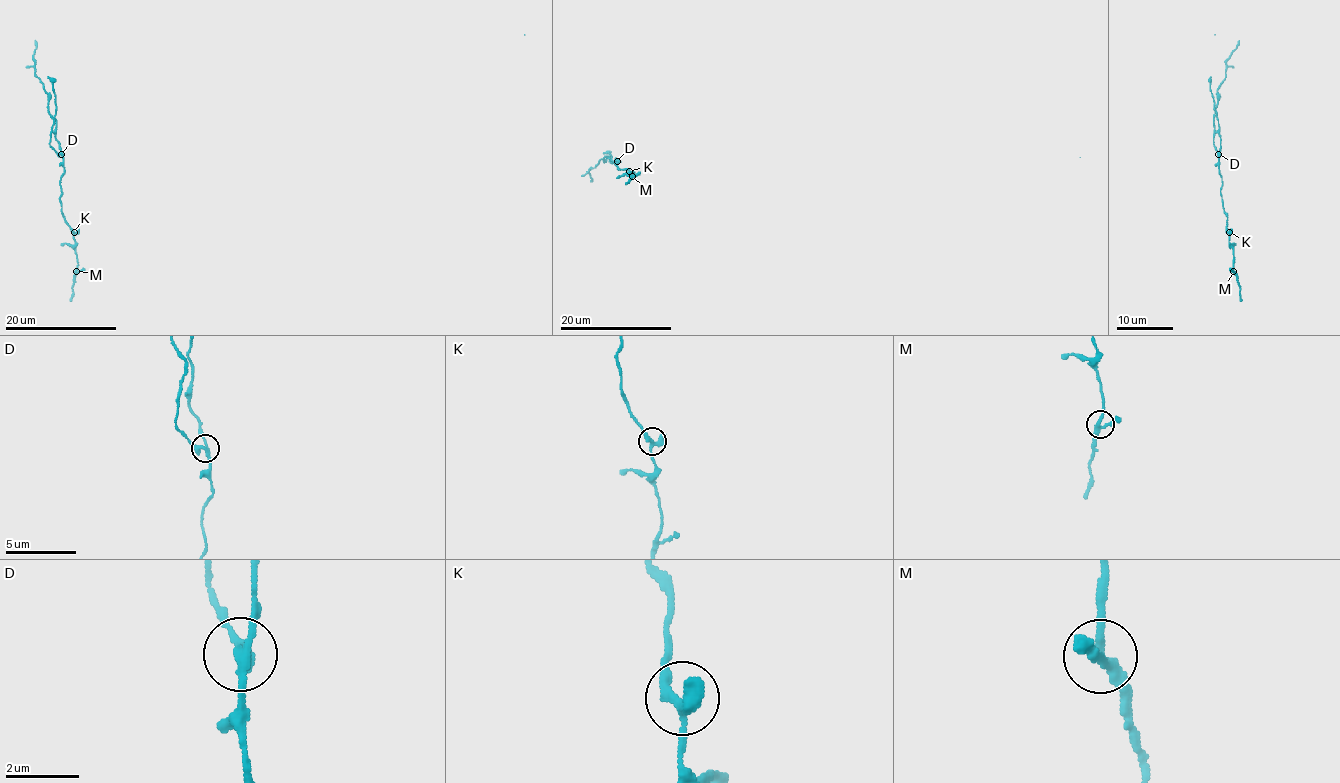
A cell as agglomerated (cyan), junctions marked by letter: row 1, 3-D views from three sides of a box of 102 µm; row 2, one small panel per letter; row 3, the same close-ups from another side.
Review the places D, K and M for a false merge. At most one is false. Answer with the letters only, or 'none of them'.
D

